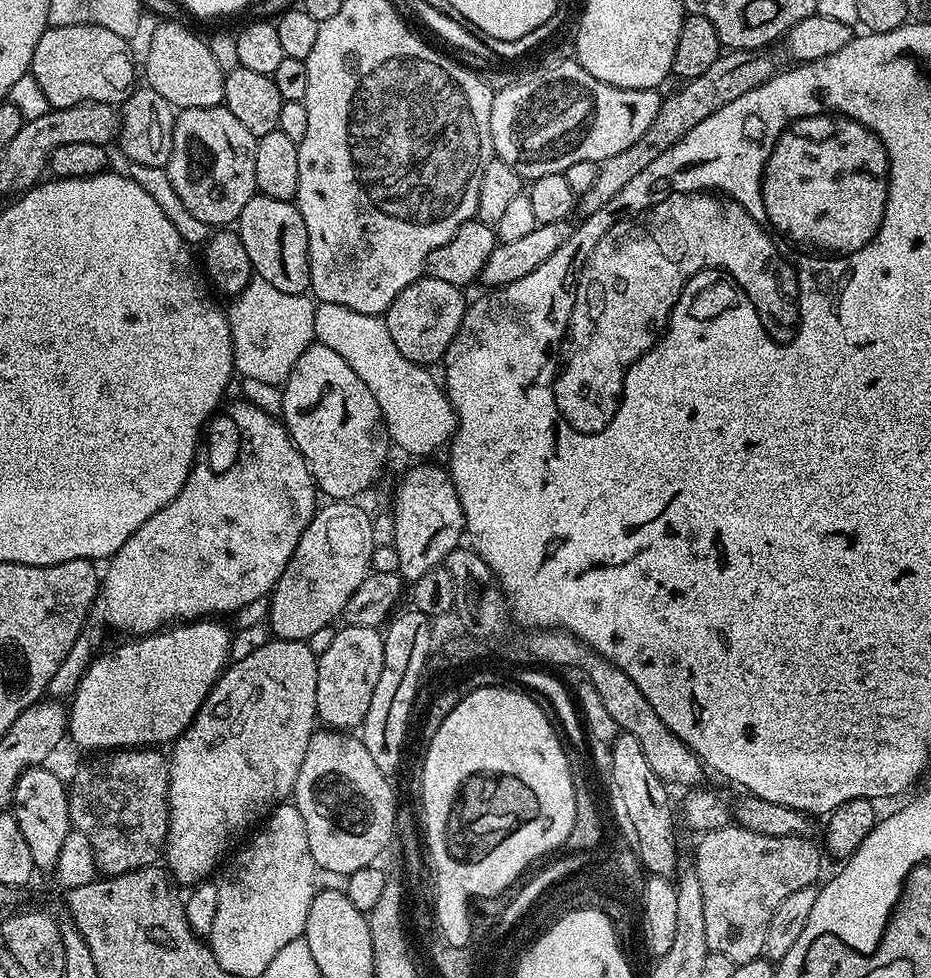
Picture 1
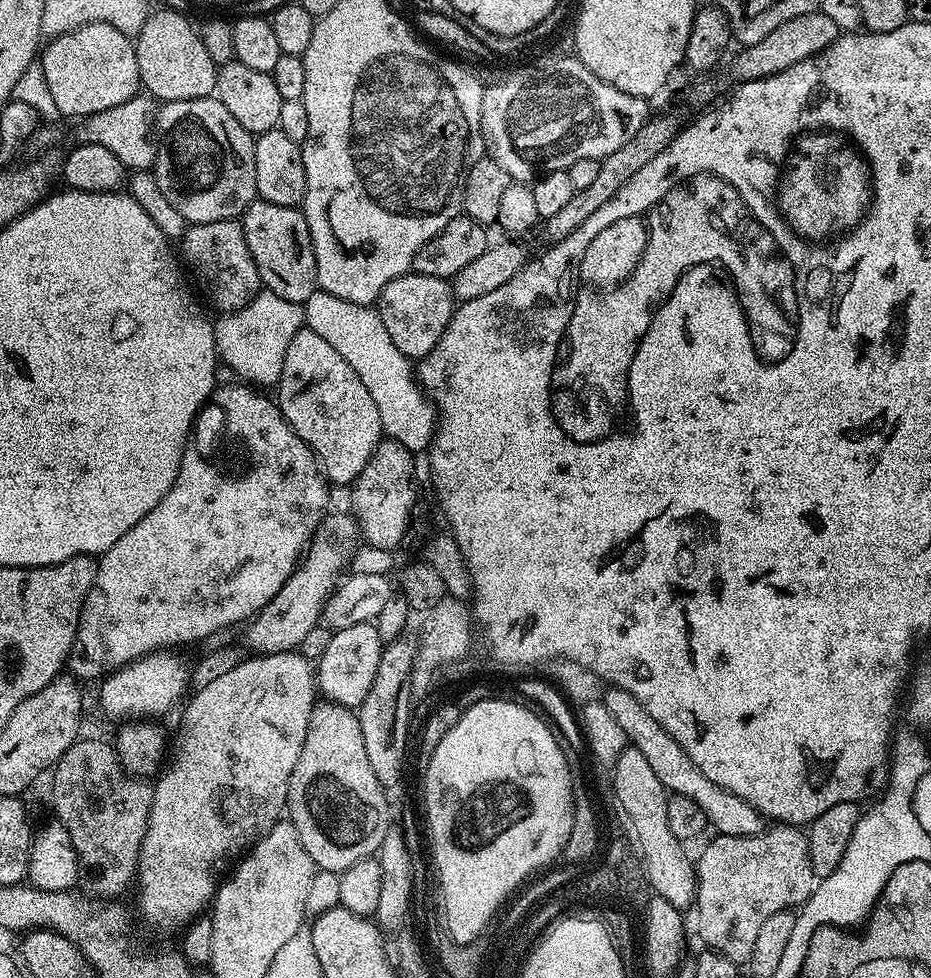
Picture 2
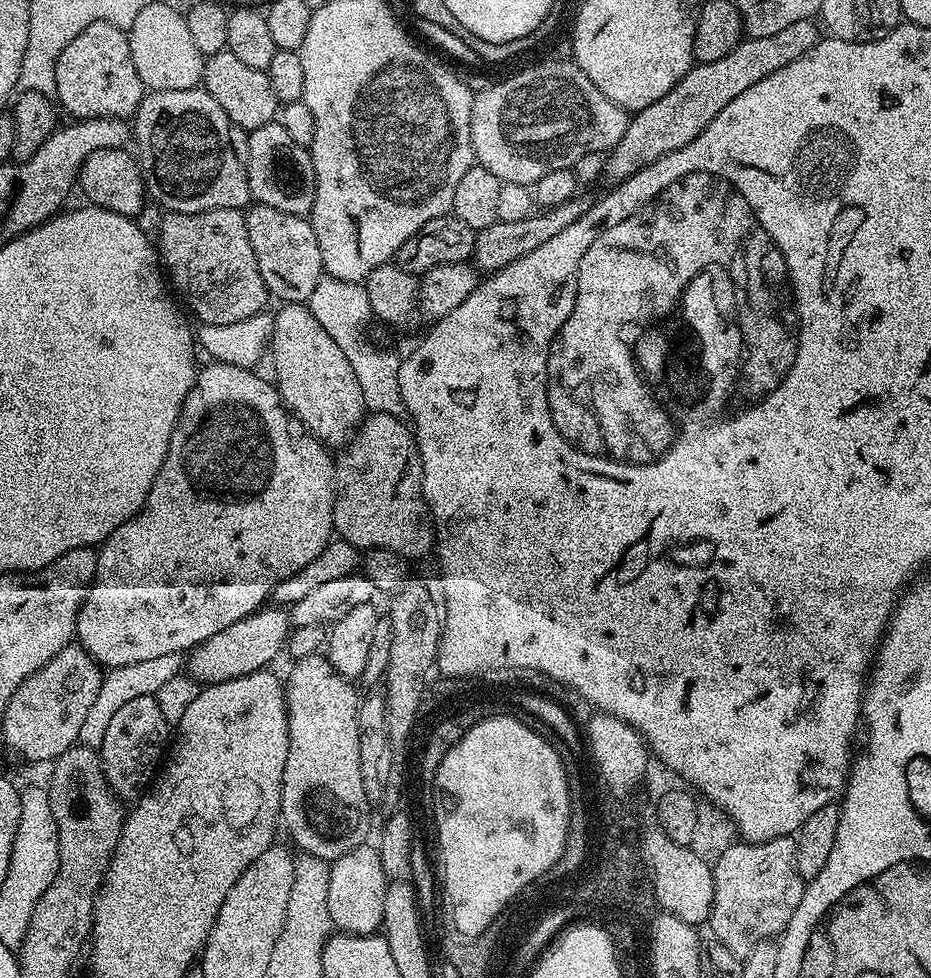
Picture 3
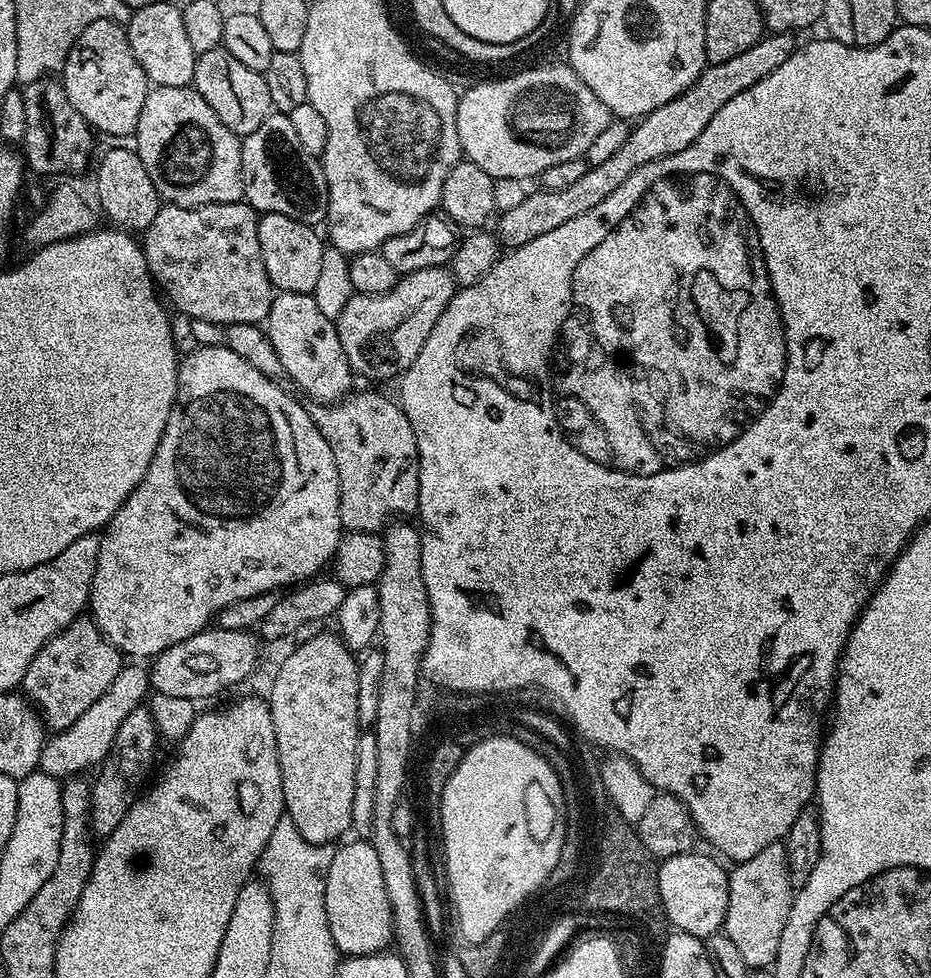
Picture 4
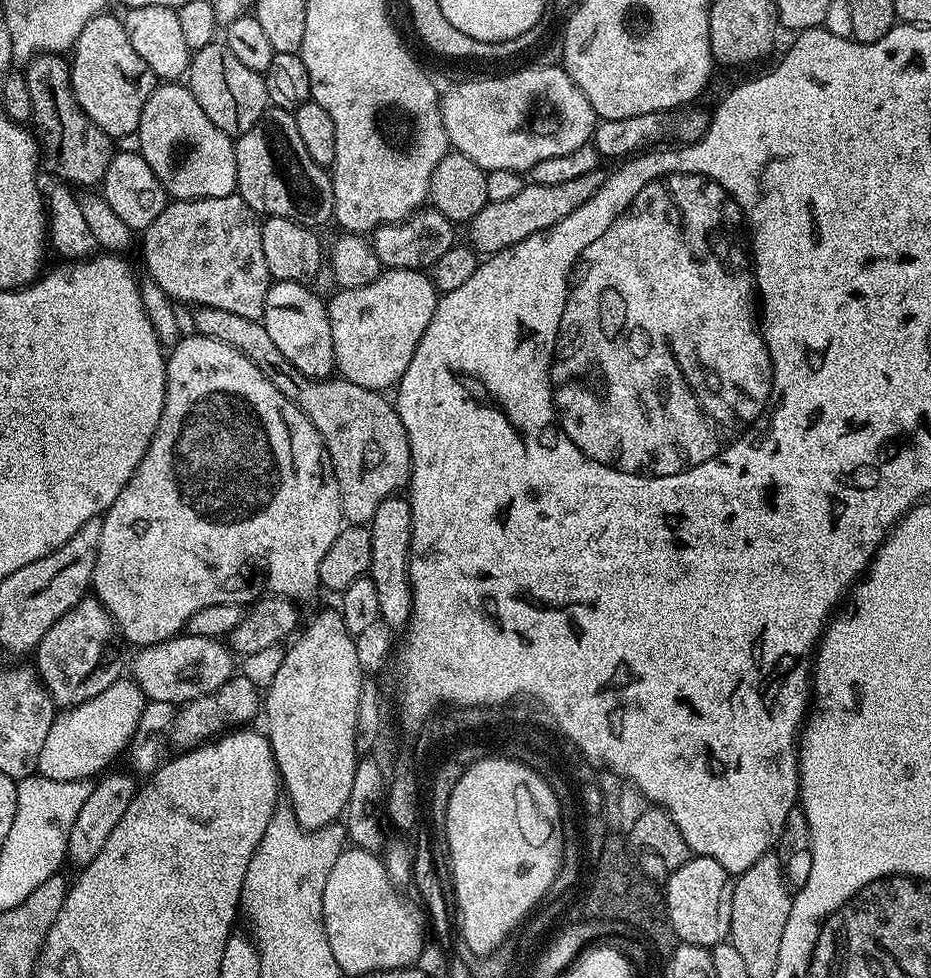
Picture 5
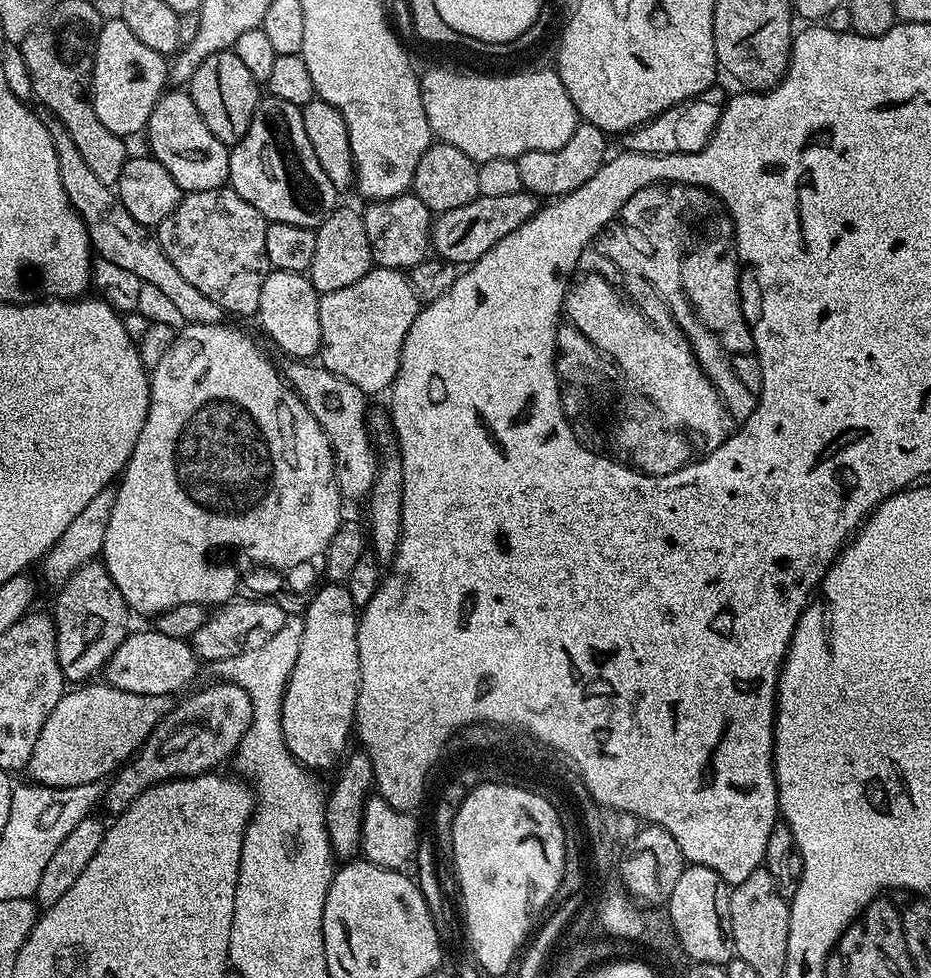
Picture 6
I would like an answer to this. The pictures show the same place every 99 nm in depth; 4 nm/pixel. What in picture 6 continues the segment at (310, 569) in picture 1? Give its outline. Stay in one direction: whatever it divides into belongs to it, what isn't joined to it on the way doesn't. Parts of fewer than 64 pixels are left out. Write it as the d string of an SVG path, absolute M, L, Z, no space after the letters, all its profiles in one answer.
M157 630L151 632L129 631L128 637L110 654L102 669L107 687L130 694L171 697L171 692L184 688L196 676L198 657L187 639L167 637Z

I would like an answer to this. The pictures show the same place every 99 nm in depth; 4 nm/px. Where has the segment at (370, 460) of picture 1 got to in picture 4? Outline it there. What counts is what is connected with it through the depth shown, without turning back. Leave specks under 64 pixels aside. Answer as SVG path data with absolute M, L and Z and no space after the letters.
M276 294L266 319L266 333L281 359L287 379L293 380L311 401L331 403L343 400L353 391L354 373L342 350L342 342L338 342L333 317L322 314L310 294Z

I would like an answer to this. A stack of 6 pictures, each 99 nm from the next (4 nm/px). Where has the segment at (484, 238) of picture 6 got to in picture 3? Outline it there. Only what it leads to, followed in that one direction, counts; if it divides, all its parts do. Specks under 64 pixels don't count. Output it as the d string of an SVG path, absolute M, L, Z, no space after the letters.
M812 20L793 22L790 26L778 30L778 34L769 34L767 38L741 39L740 44L734 46L734 50L730 50L730 54L726 54L726 58L718 58L718 62L696 64L669 92L662 94L662 98L658 98L658 102L650 102L650 106L639 109L629 119L626 134L622 134L622 138L618 138L618 142L613 148L607 149L606 155L603 157L603 179L605 181L608 179L609 185L618 185L624 180L629 180L634 174L638 174L638 170L658 162L658 158L662 158L674 150L682 150L682 146L694 142L694 138L698 138L698 134L702 134L702 130L706 130L706 126L710 126L710 122L714 122L714 118L718 118L718 114L722 110L726 110L726 106L730 106L730 102L734 102L734 98L738 98L738 94L750 90L750 86L754 86L754 82L762 82L762 78L770 78L770 74L782 70L782 66L790 66L790 62L798 62L798 58L802 58L802 54L806 54L806 50L813 48L818 39L815 27L817 28L817 25Z

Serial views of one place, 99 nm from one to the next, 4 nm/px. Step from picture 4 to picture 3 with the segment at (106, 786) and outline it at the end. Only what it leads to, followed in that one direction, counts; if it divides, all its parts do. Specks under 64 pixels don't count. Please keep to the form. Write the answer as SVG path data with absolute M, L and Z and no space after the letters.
M155 696L133 698L114 713L114 718L106 730L106 738L102 738L98 751L106 782L110 782L114 794L121 802L139 800L157 779L158 769L169 747L168 731L170 725L162 716L161 707L158 706Z

